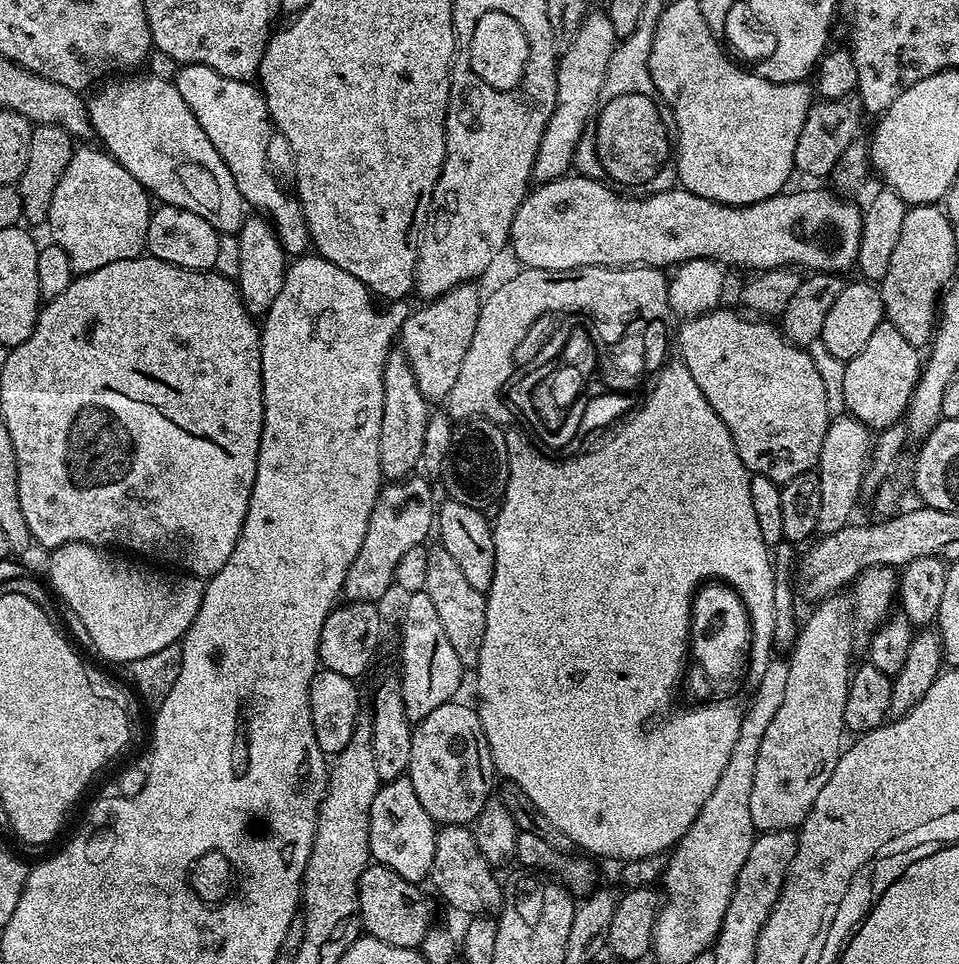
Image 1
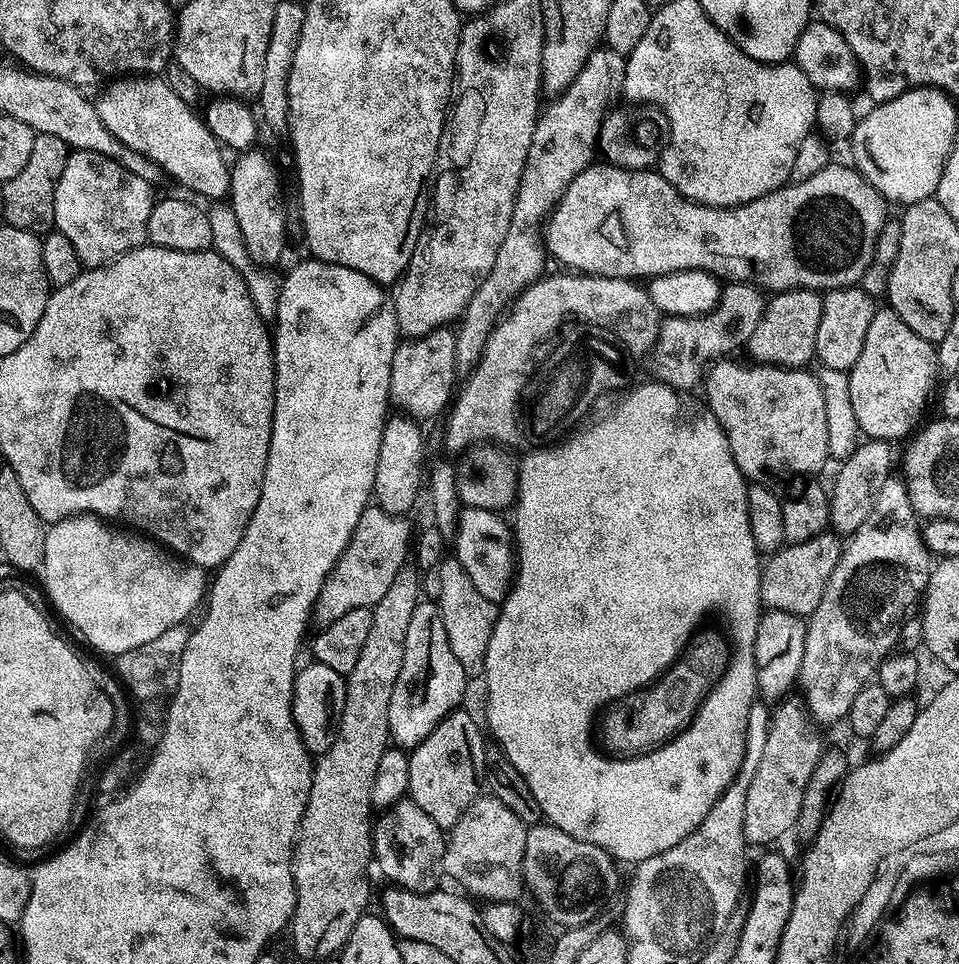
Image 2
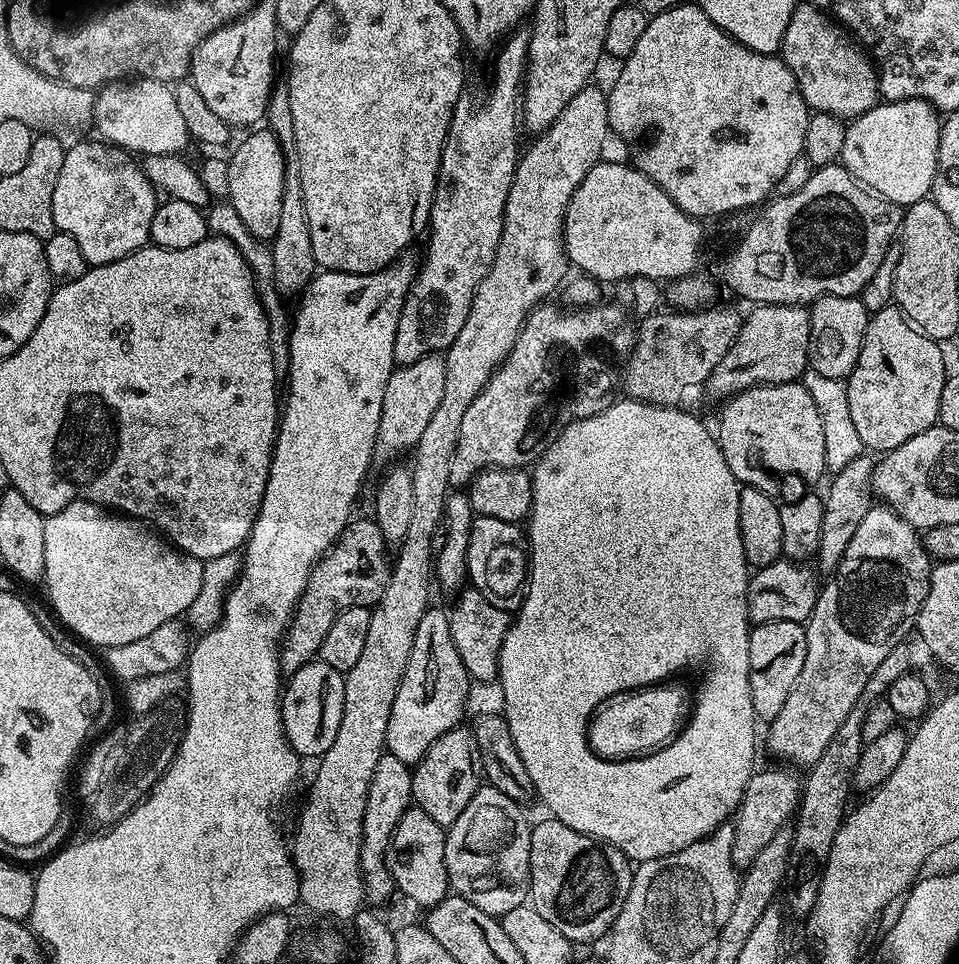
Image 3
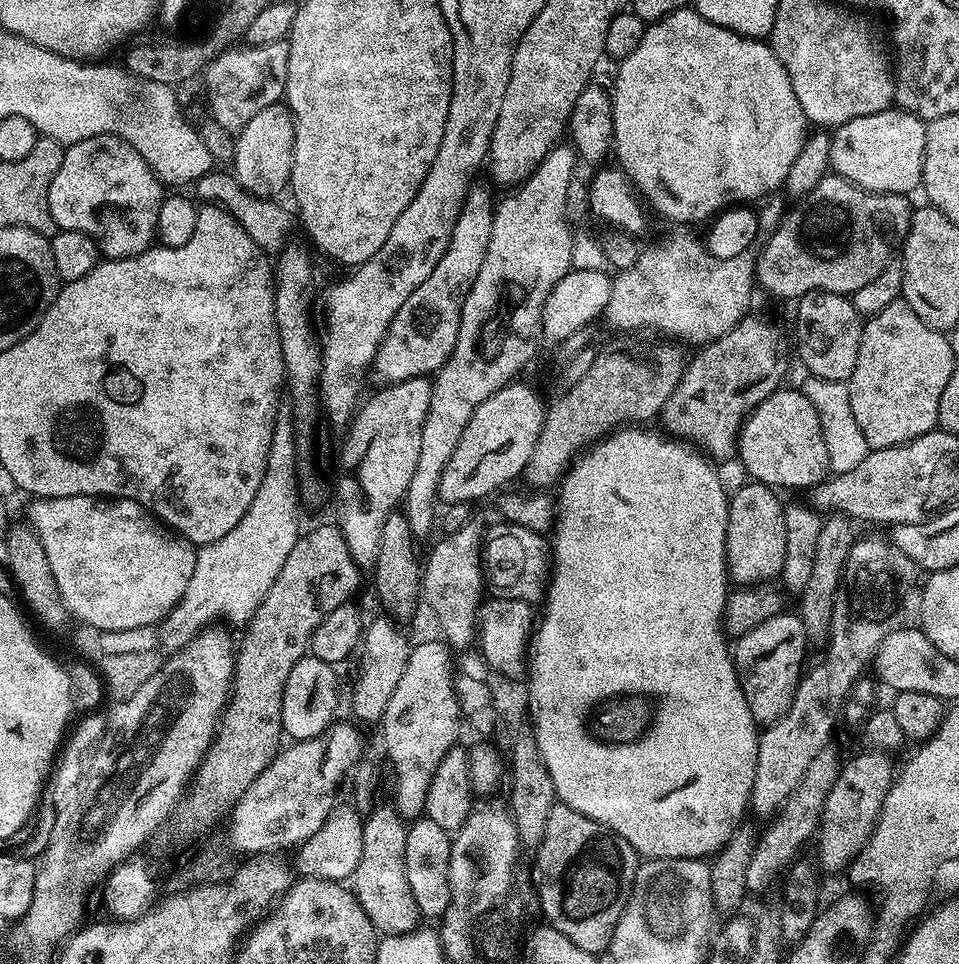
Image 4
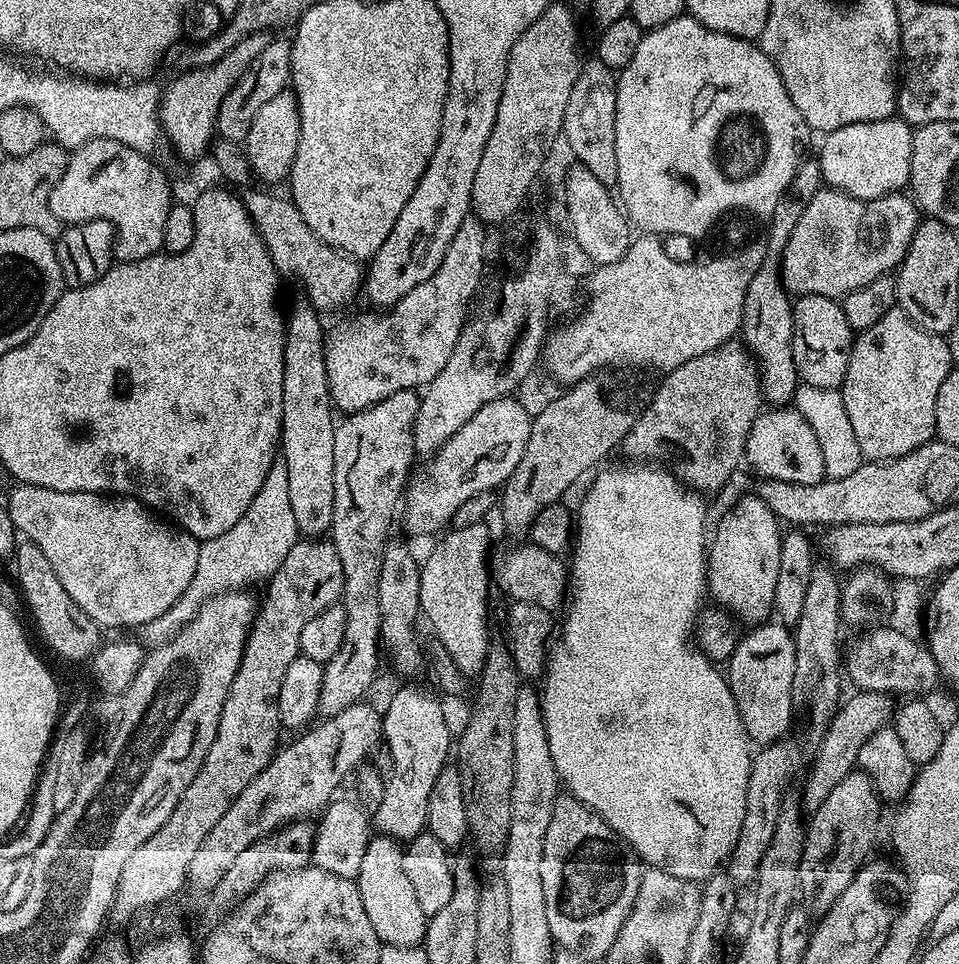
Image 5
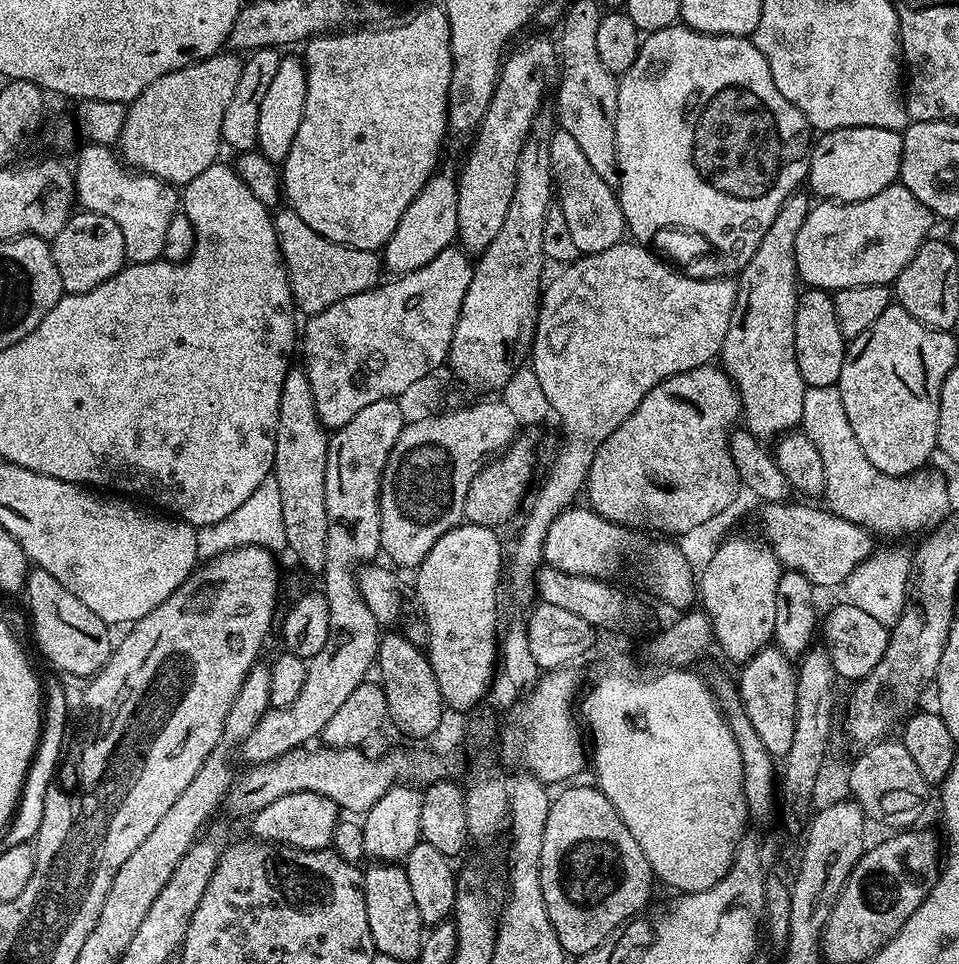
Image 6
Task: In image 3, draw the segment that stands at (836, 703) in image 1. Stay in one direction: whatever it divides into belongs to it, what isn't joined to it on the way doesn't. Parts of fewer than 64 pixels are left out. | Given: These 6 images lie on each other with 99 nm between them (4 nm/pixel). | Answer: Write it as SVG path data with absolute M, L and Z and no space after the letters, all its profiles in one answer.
M761 767L753 771L750 782L742 794L742 802L734 813L732 857L737 869L747 870L754 858L758 858L758 853L770 843L770 838L774 838L774 834L778 834L778 830L782 830L793 819L796 809L800 806L801 777L796 777L791 767L776 767L780 768Z

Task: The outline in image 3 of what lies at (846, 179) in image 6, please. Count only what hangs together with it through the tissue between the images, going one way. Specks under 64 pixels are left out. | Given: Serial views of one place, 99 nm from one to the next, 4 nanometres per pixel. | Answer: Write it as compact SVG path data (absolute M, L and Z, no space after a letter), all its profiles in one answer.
M889 100L855 117L846 127L840 160L865 188L897 206L907 206L931 193L942 116L925 100Z

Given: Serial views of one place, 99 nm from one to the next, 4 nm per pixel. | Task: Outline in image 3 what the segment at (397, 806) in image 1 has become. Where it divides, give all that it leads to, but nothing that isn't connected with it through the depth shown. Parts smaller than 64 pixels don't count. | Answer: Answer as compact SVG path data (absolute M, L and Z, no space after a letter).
M413 806L406 810L406 814L402 814L388 847L388 868L392 871L396 892L413 900L421 910L432 908L450 894L445 833L445 825L434 822L426 810Z

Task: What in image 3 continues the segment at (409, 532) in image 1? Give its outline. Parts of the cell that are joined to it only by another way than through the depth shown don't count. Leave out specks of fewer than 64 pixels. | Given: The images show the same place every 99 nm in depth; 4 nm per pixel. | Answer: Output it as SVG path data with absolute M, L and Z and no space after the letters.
M375 519L349 520L344 535L320 557L312 568L310 578L306 582L306 590L296 603L287 632L282 637L280 650L280 671L284 674L297 672L298 669L317 659L322 638L326 638L330 626L334 626L334 618L342 614L342 610L350 610L354 606L371 608L382 598L383 592L392 577L389 545Z

